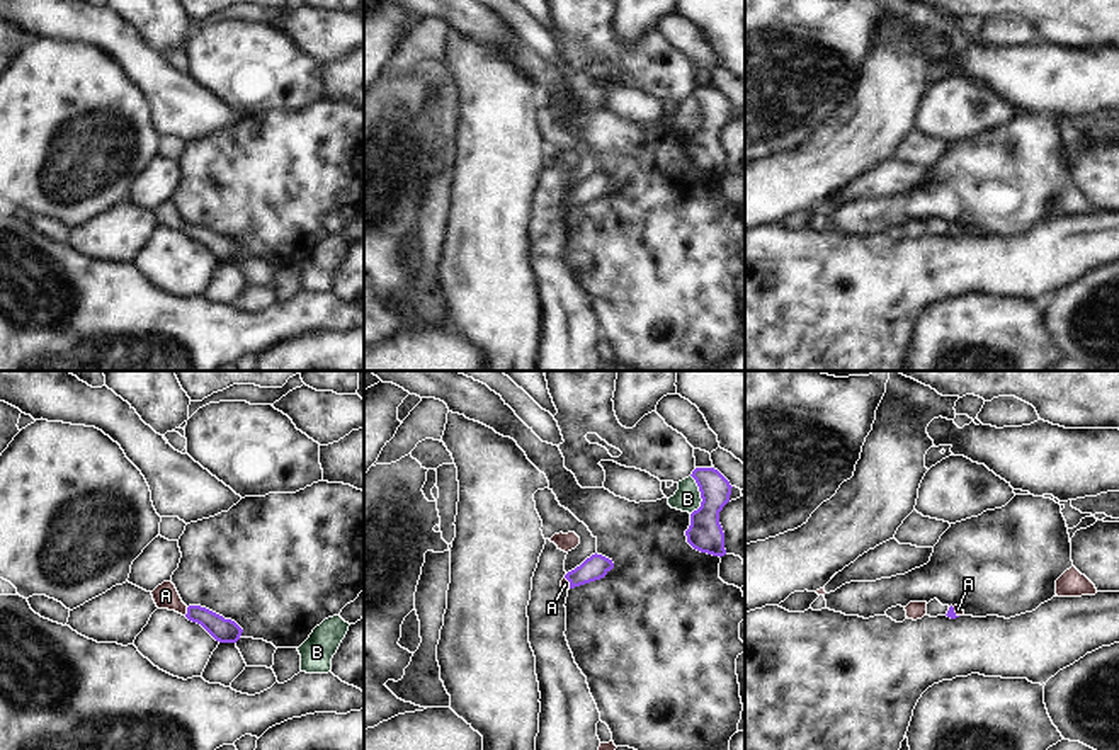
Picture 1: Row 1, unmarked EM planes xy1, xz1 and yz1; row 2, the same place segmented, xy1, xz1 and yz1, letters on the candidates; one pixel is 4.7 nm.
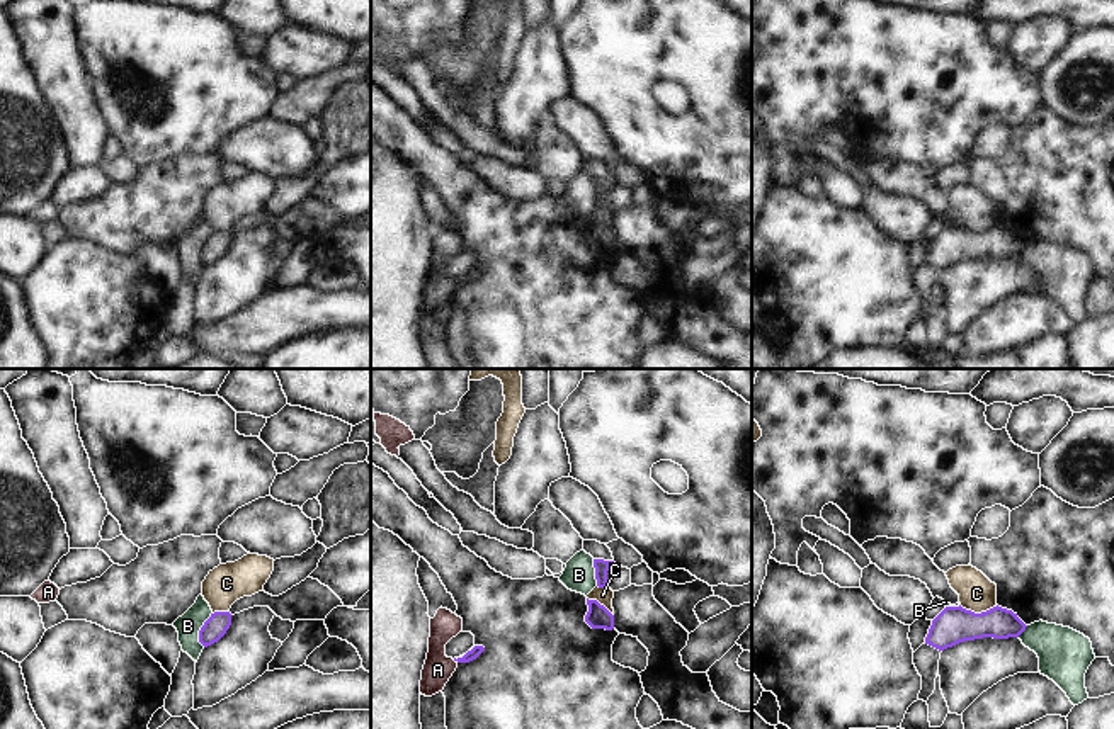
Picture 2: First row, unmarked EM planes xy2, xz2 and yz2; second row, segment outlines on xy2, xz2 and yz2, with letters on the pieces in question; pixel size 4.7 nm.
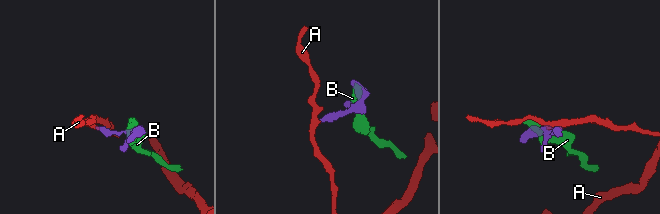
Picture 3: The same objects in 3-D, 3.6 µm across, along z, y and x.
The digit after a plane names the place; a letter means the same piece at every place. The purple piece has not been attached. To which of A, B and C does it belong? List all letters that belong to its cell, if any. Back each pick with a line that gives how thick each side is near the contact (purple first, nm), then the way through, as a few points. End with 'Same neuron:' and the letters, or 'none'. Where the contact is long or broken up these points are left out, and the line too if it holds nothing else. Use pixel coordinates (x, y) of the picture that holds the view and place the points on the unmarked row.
A: calibres 110 and 120 nm; way xy1 (221, 249), (206, 237), (187, 230), (165, 215)
Same neuron: A

